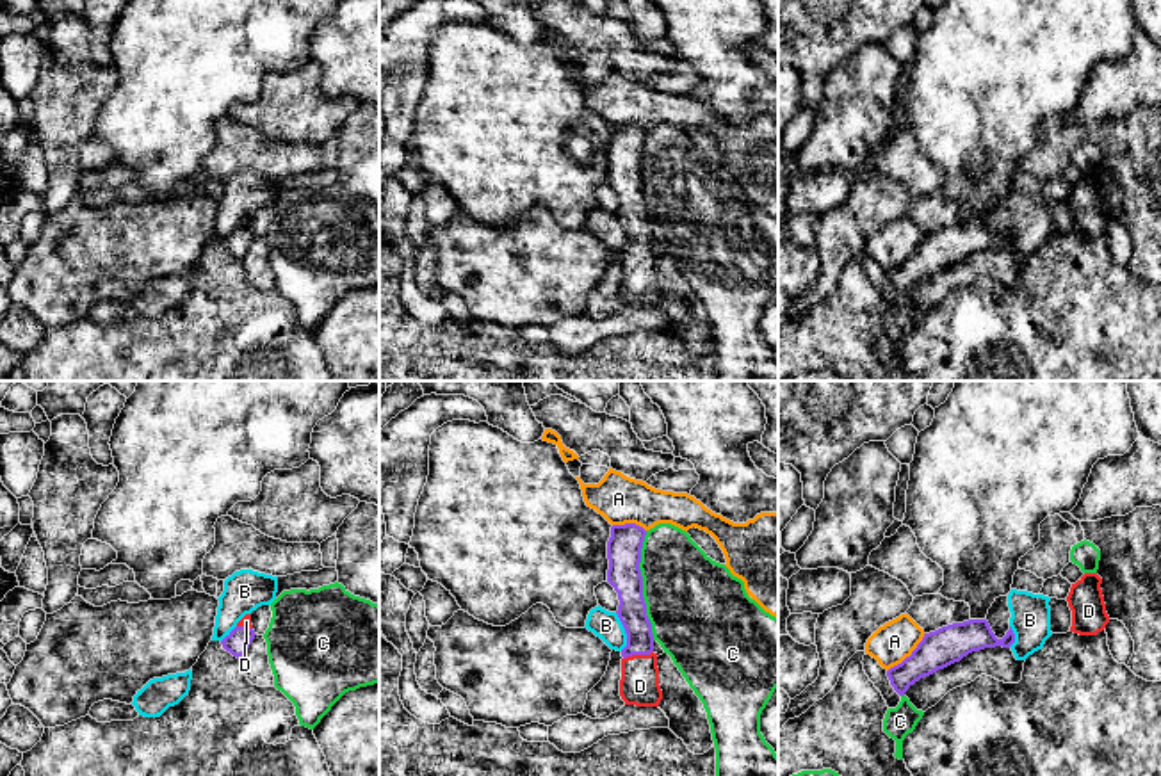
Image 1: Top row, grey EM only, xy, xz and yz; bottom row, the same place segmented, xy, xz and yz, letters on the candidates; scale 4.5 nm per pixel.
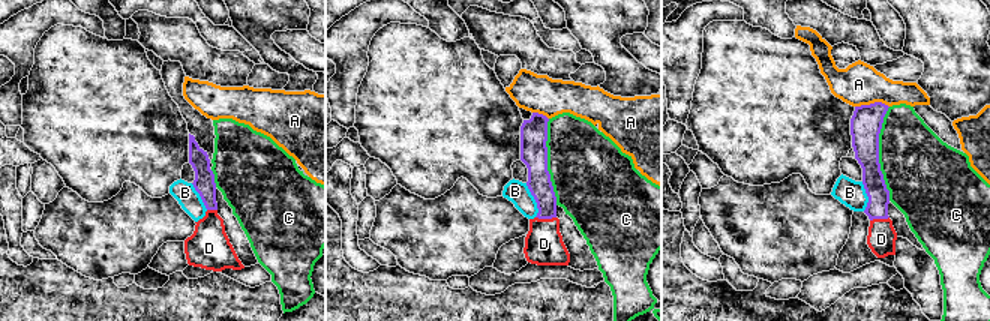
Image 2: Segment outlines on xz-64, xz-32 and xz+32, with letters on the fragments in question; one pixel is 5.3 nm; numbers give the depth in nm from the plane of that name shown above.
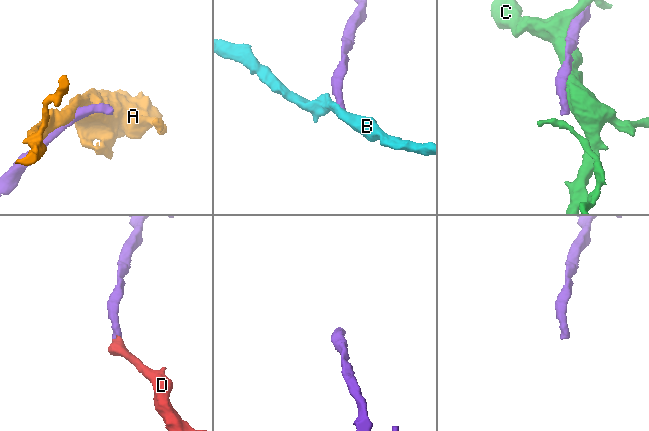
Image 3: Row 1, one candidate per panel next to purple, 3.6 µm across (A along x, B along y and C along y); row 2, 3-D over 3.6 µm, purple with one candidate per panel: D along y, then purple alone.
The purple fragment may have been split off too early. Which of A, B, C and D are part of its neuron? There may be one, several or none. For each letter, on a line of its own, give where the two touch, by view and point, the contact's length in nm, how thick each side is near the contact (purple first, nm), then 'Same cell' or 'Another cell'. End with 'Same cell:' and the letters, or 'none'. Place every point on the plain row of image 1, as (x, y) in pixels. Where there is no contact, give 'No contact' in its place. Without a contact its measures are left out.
A: Touches purple at yz (910, 257). Shared border 240 nm. Thickness 170 nm (purple) against 180 nm. Another cell
B: Touches purple at xz (625, 234). Shared border 180 nm. Thickness 140 nm (purple) against 130 nm. Another cell
C: Touches purple at xz (641, 187). Shared border 500 nm. Thickness 160 nm (purple) against 420 nm. Another cell
D: Touches purple at xz (638, 255). Shared border 140 nm. Thickness 130 nm (purple) against 180 nm. Same cell
Same cell: D

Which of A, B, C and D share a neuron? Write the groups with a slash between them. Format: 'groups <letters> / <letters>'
groups A / B / C / D

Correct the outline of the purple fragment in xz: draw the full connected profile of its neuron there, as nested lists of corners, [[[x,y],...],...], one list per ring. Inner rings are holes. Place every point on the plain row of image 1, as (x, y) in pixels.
[[[636,125],[611,128],[607,183],[618,194],[616,215],[627,235],[627,247],[621,251],[620,297],[625,306],[659,308],[662,292],[657,255],[639,171],[645,137],[646,132]]]

